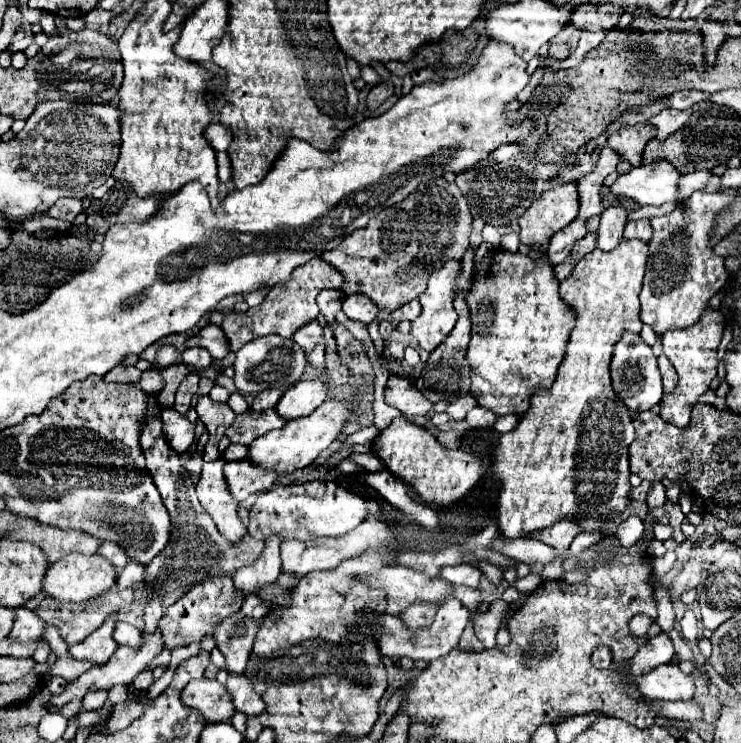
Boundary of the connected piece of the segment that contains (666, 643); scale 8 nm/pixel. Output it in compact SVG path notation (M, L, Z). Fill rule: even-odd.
M666 633L650 637L644 645L640 645L636 657L628 661L630 675L638 677L640 673L646 673L648 669L654 669L656 665L670 663L672 657L674 657L674 647L672 647L672 641L668 639Z

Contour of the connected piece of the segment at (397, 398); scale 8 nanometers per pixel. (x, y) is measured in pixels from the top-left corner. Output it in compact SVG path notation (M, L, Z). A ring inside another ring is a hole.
M390 375L386 385L386 403L400 409L406 417L426 415L432 403L406 379Z

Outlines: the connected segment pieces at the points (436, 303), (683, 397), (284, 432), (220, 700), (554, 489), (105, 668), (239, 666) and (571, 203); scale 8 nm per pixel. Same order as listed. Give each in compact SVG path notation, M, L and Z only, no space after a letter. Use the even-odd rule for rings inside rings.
M448 259L442 269L438 269L436 273L432 273L430 281L428 281L428 289L418 297L420 305L422 305L422 313L412 321L410 325L410 335L416 337L420 349L424 351L434 351L446 337L448 333L454 329L454 323L458 319L456 309L454 309L454 291L456 291L456 277L462 271L462 263L460 259Z
M706 309L704 317L700 319L700 325L692 327L692 329L672 329L668 333L664 333L662 337L662 347L664 347L664 355L668 357L668 361L674 365L676 373L678 373L678 385L674 389L674 393L664 395L662 403L660 403L660 417L664 417L664 421L672 423L672 425L688 425L690 421L690 411L694 401L706 393L710 389L710 381L716 377L716 367L718 367L718 345L722 339L722 331L724 331L724 319L720 317L720 311L712 311Z
M326 399L318 409L314 409L310 415L300 417L296 421L288 421L278 431L268 431L266 435L254 439L248 445L248 459L268 471L280 473L292 473L296 469L304 469L316 461L316 457L330 447L330 443L340 435L340 429L344 427L344 421L348 413L354 411L354 403L350 401L336 401Z
M202 677L202 679L190 681L182 689L180 699L186 707L198 709L208 723L230 721L232 715L234 715L232 699L228 697L228 691L216 679Z
M622 241L622 243L620 243L620 245L618 245L618 247L616 247L616 249L614 249L614 251L612 251L612 253L604 253L604 251L600 251L600 249L594 249L594 251L592 251L592 253L588 253L588 255L586 255L586 257L582 257L582 259L580 259L580 263L578 263L578 265L576 265L576 267L574 267L574 271L572 271L572 275L570 275L570 277L568 277L568 279L564 279L564 283L560 283L560 297L562 297L562 301L564 301L564 303L566 303L566 305L568 305L568 307L570 307L570 309L574 309L574 313L576 313L576 327L574 327L574 329L572 329L572 333L570 333L570 339L568 339L568 345L566 345L566 355L564 355L564 359L562 359L562 363L560 363L560 367L558 367L558 375L556 375L556 381L554 381L554 385L552 385L552 389L550 389L550 391L542 391L542 393L536 393L536 395L534 395L534 397L532 397L532 401L530 401L530 409L528 409L528 411L526 411L526 415L524 415L524 417L522 417L522 419L520 419L520 423L518 423L518 425L516 425L516 427L514 427L514 429L512 429L512 431L510 431L510 433L504 433L504 435L500 435L500 439L498 439L498 443L496 443L496 447L494 447L494 461L492 461L492 467L490 467L490 473L492 473L492 475L496 475L496 479L498 479L498 481L500 481L500 493L498 493L498 505L496 505L496 507L498 507L498 511L496 511L496 521L498 521L498 531L500 531L500 535L502 535L502 537L504 537L504 539L516 539L516 537L528 537L528 535L534 535L534 533L540 533L540 531L544 531L544 529L548 529L548 527L552 527L552 525L554 525L554 523L558 523L558 521L562 521L562 519L568 519L568 521L574 521L574 523L576 523L576 525L578 525L578 527L580 527L580 529L582 529L582 531L584 531L584 533L604 533L604 525L606 525L606 523L608 523L608 521L612 521L612 519L614 519L614 517L618 517L618 515L620 515L620 513L622 513L622 511L624 511L624 507L626 507L626 505L628 505L628 499L630 499L630 491L632 491L632 485L630 485L630 481L628 481L628 477L630 477L630 467L628 467L628 447L630 447L630 443L632 443L632 441L634 441L634 437L636 437L636 435L634 435L634 425L632 425L632 417L630 417L630 411L628 411L628 409L626 409L626 407L624 407L624 405L622 405L622 403L620 403L620 399L618 399L618 397L616 397L616 393L614 393L614 389L612 389L612 381L610 381L610 361L612 361L612 351L614 351L614 345L616 345L616 343L618 343L618 341L620 341L620 339L622 339L622 335L624 335L624 333L626 333L626 331L630 331L630 333L640 333L640 331L642 331L642 321L640 321L640 317L638 317L638 315L640 315L640 303L638 303L638 293L640 293L640 289L642 289L642 277L644 277L644 271L646 271L646 259L648 259L648 245L646 245L646 243L642 243L642 241ZM616 399L618 399L618 407L608 407L608 405L606 405L606 403L608 403L608 401L616 401Z
M154 631L152 635L142 635L142 647L140 647L138 651L132 651L132 649L128 649L128 647L118 647L114 655L112 655L104 665L94 665L90 671L86 671L86 673L80 675L78 679L70 681L70 683L66 685L64 693L52 695L50 701L52 701L52 705L66 705L66 703L70 703L70 701L74 701L74 699L84 699L84 695L86 695L88 689L108 691L108 689L112 689L112 687L116 687L116 685L126 685L126 687L130 687L132 681L136 679L136 675L138 675L140 671L144 671L144 669L152 663L152 659L154 659L162 649L164 649L164 645L160 643L160 633L158 633L158 631Z
M234 613L232 617L228 617L228 621L222 621L220 625L216 625L214 641L226 659L224 669L230 675L244 673L258 627L260 625L254 619L242 613Z
M576 183L558 185L542 193L520 217L520 241L526 245L544 245L556 231L566 227L578 215Z

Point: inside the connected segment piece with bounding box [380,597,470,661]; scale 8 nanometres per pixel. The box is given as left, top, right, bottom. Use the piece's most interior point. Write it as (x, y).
(427, 643)

